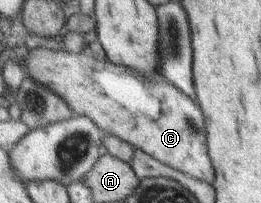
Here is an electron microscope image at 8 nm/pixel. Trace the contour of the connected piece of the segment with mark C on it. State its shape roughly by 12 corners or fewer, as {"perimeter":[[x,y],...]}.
{"perimeter":[[89,53],[17,60],[74,116],[212,184],[200,108]]}

